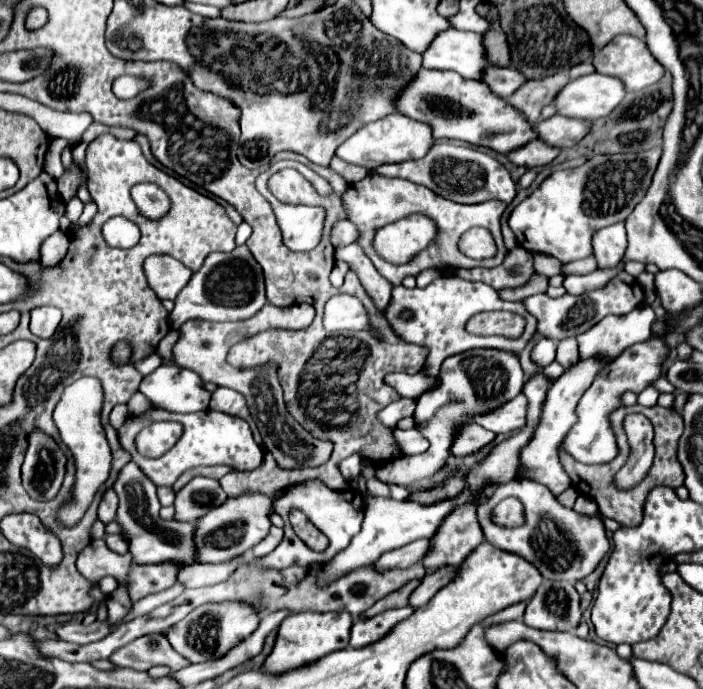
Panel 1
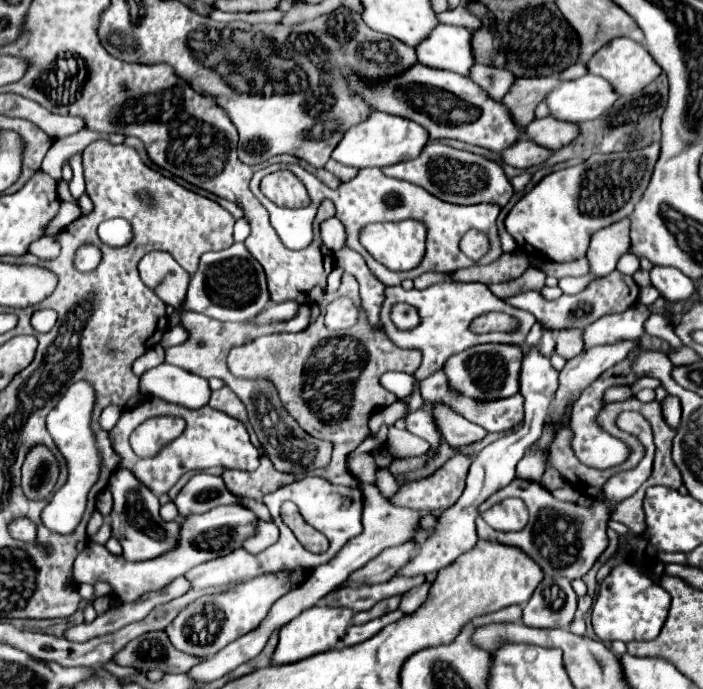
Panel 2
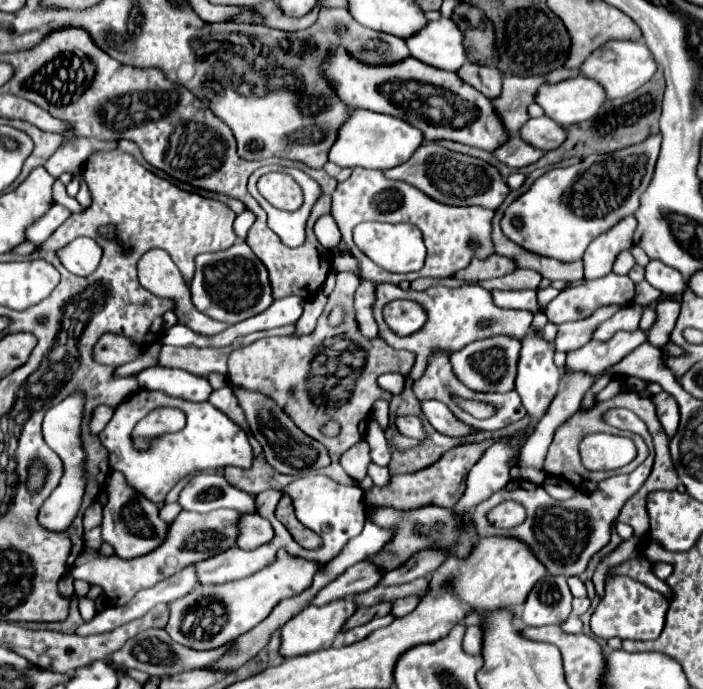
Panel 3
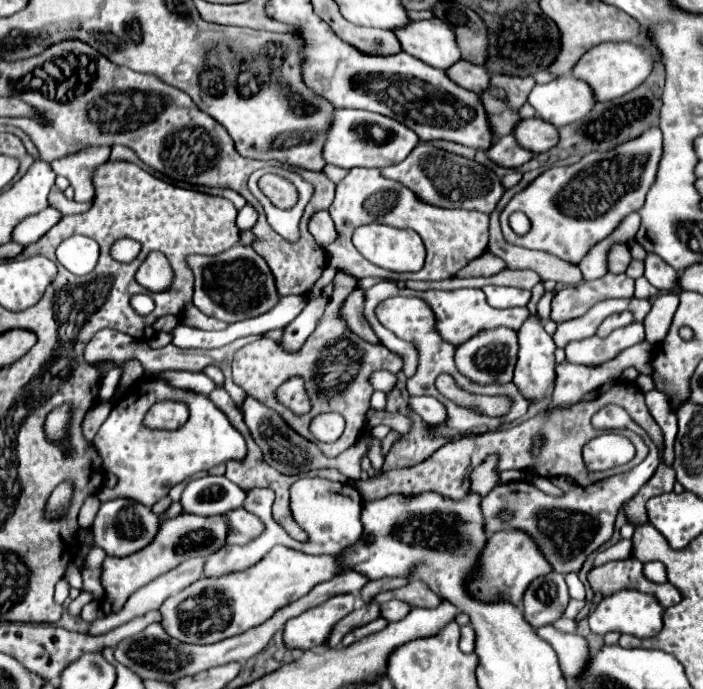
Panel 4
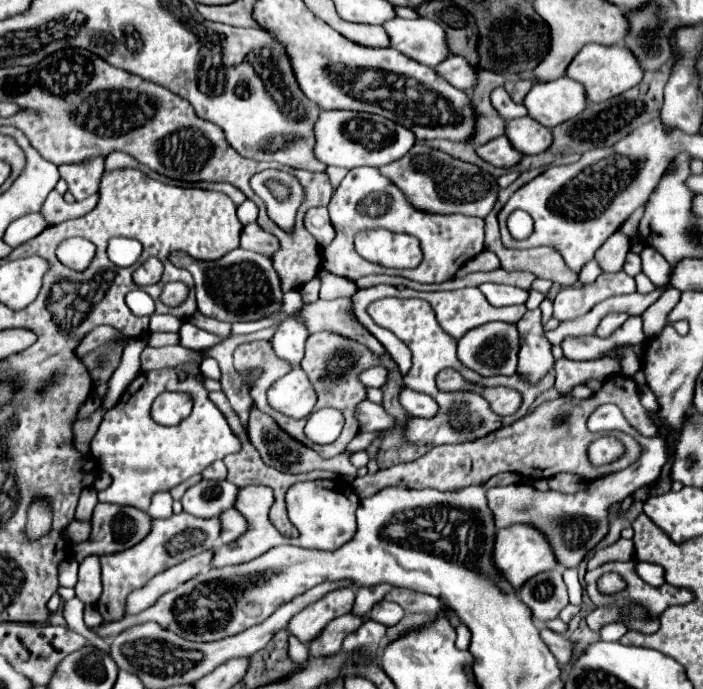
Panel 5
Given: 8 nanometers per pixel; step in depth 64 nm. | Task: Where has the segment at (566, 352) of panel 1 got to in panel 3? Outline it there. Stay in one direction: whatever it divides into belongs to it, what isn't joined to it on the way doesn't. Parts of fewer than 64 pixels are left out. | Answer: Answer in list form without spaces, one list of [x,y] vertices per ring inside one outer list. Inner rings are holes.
[[[614,304],[612,306],[602,306],[592,316],[588,316],[584,320],[560,324],[558,334],[556,334],[556,350],[558,352],[568,352],[568,350],[576,350],[576,348],[584,346],[588,340],[592,340],[592,334],[596,330],[596,326],[602,324],[604,320],[608,320],[616,310],[620,310],[620,306],[614,306]]]

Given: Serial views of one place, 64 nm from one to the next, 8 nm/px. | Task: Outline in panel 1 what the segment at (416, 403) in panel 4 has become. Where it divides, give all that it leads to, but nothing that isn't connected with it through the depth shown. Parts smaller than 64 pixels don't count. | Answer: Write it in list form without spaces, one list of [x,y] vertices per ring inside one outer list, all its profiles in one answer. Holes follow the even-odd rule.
[[[470,422],[470,424],[462,424],[452,440],[452,454],[456,456],[466,456],[472,454],[476,450],[480,450],[482,446],[486,446],[488,442],[494,440],[494,434],[490,430],[484,430],[482,426]]]

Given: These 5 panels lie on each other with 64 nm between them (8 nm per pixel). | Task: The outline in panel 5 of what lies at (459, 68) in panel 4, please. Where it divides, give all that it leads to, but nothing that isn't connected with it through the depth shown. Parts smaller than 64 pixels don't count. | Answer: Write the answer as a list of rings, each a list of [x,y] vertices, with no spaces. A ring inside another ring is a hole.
[[[448,56],[448,60],[440,62],[434,68],[436,74],[440,74],[454,88],[470,90],[472,84],[476,84],[476,68],[470,66],[462,56]]]

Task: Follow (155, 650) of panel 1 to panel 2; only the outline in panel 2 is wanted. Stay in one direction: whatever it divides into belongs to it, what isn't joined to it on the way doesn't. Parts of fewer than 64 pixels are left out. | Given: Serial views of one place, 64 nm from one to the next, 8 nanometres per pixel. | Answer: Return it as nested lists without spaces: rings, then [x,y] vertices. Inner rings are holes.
[[[146,632],[132,642],[128,642],[116,656],[114,662],[120,666],[132,666],[140,672],[162,670],[170,672],[178,668],[178,672],[190,672],[196,664],[204,662],[200,656],[190,656],[172,646],[166,632]]]

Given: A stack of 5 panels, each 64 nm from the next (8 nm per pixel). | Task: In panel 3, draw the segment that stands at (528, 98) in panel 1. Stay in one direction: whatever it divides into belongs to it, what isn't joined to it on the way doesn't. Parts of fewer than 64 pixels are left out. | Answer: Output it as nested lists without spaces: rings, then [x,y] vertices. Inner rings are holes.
[[[504,76],[502,78],[502,94],[492,100],[496,114],[500,116],[502,126],[508,134],[518,132],[522,124],[528,120],[526,108],[534,102],[536,88],[544,84],[542,76]]]

